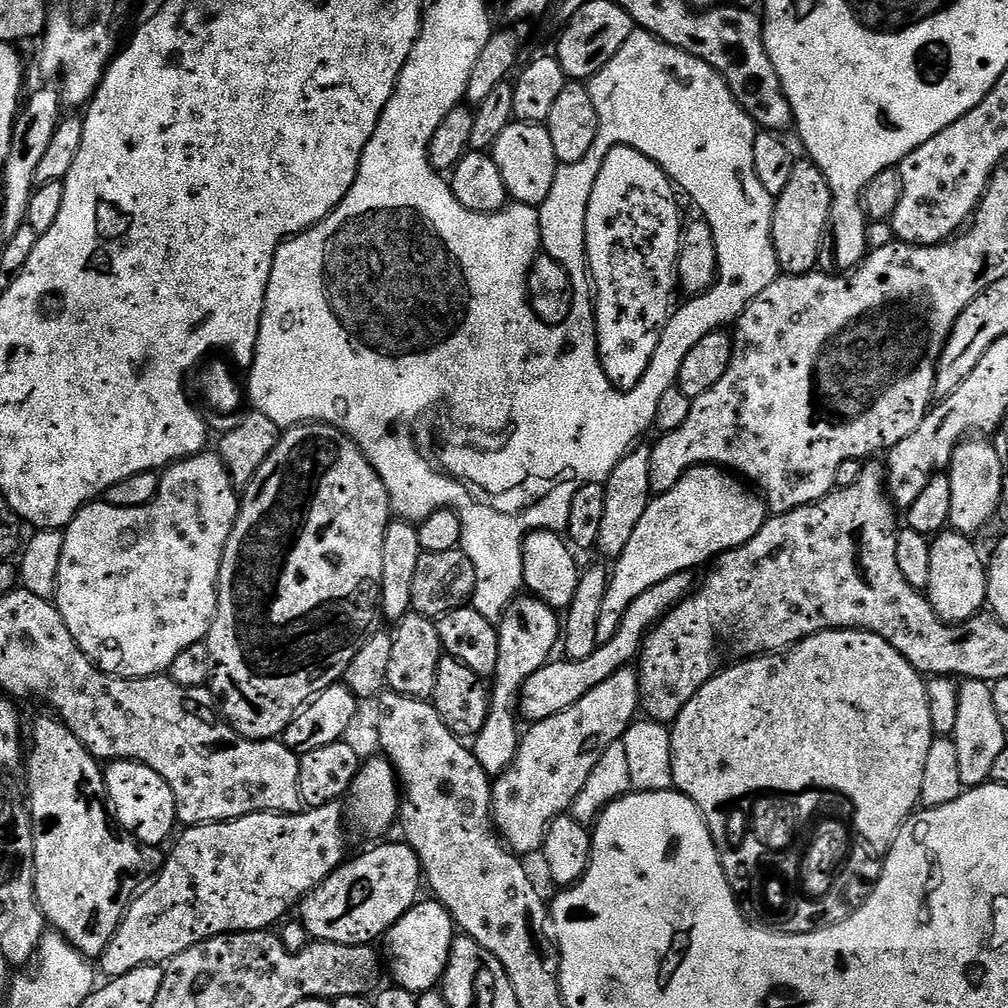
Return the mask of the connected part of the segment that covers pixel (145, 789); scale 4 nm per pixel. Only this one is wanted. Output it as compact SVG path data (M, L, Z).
M113 760L104 768L104 785L108 791L107 803L115 819L141 845L162 843L171 834L172 827L177 827L174 790L170 790L162 774L154 774L150 766L133 760Z

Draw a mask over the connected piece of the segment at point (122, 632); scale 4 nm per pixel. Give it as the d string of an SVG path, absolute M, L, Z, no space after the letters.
M201 454L199 456L187 456L184 460L178 460L174 464L168 465L163 469L160 476L160 485L158 486L158 494L146 506L138 506L137 508L119 508L118 506L110 506L107 502L93 502L85 504L81 508L79 514L68 523L67 528L63 529L64 541L62 542L62 562L58 562L58 578L56 579L56 609L62 614L62 622L66 622L66 630L70 630L70 634L74 634L74 642L85 654L90 657L96 667L103 670L111 676L121 676L124 680L134 680L137 676L159 676L167 673L168 667L174 662L174 658L178 658L178 654L182 654L182 650L186 650L186 646L194 646L201 643L207 637L210 626L216 617L216 603L218 602L218 594L216 589L220 586L220 567L222 566L222 558L226 550L226 542L232 537L232 528L236 525L236 515L240 513L240 496L237 489L232 487L232 479L230 474L224 468L224 464L220 461L219 455Z

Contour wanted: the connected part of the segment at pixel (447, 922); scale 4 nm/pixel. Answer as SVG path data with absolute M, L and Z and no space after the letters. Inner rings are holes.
M434 898L427 899L417 901L382 938L384 964L393 978L391 981L415 996L433 991L439 985L456 937L456 927L448 909Z

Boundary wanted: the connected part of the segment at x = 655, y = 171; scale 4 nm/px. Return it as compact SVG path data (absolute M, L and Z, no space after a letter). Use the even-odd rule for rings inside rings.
M620 145L606 152L606 161L603 162L602 169L598 172L598 179L594 182L593 193L590 196L590 203L586 212L586 246L588 265L591 268L593 289L594 289L594 307L596 309L596 342L599 346L600 364L603 366L604 373L608 380L620 391L628 391L641 381L642 374L646 372L652 364L654 352L657 350L658 342L661 341L661 334L668 324L668 318L672 313L672 290L676 288L676 264L680 255L680 234L682 223L680 224L680 210L678 208L678 192L676 186L672 183L671 177L652 159L646 158L640 151L633 147Z

